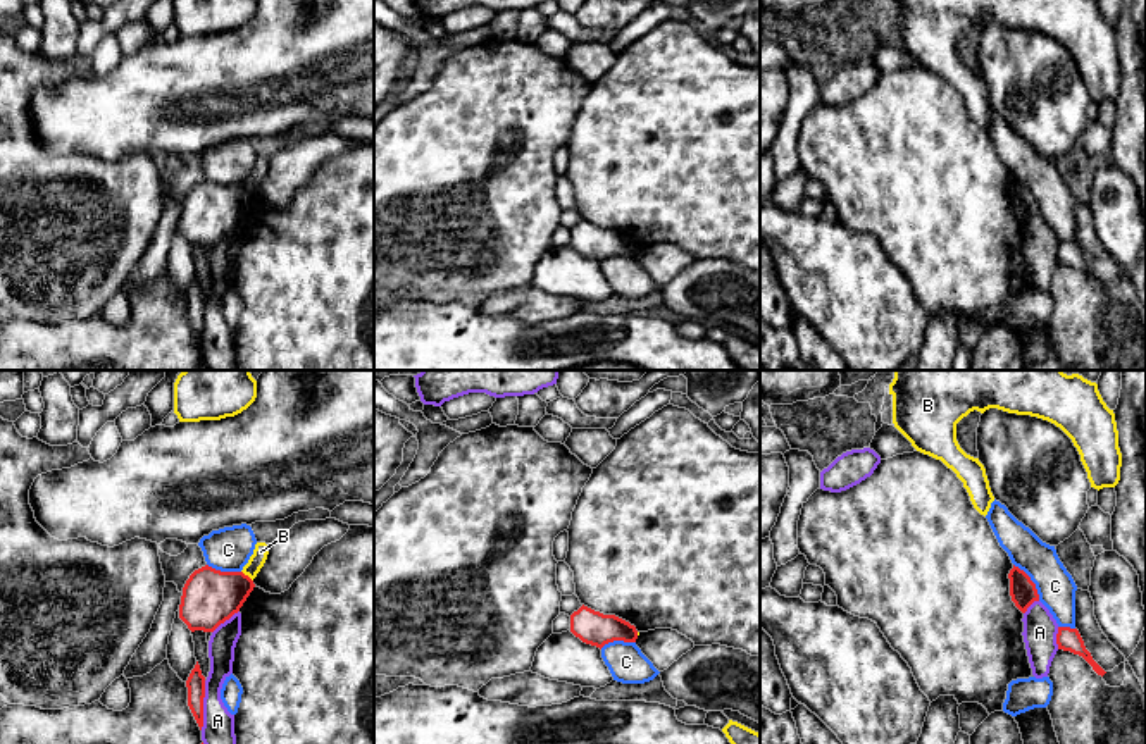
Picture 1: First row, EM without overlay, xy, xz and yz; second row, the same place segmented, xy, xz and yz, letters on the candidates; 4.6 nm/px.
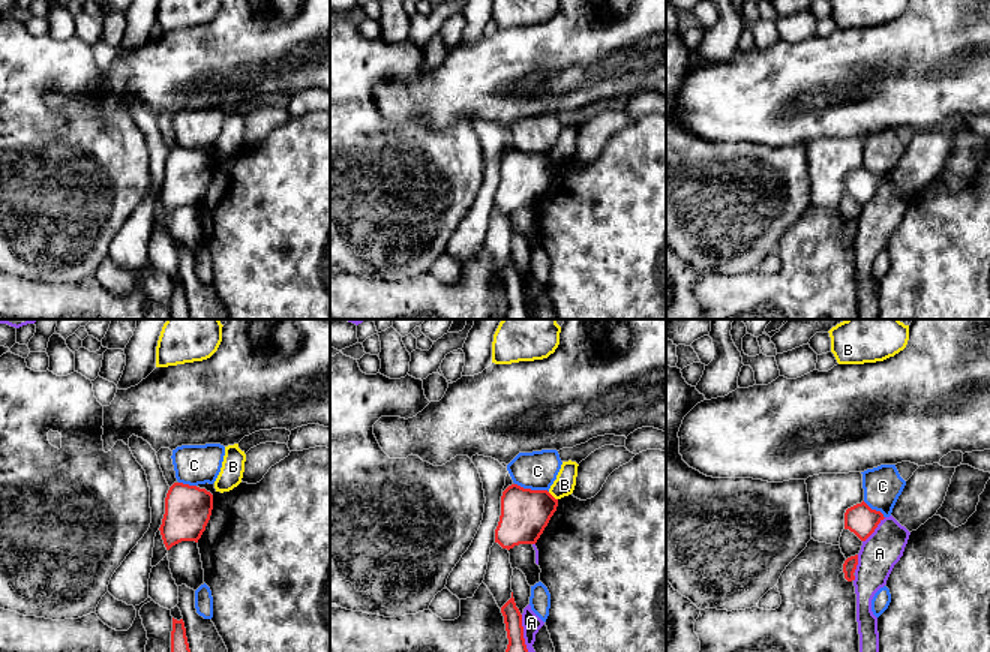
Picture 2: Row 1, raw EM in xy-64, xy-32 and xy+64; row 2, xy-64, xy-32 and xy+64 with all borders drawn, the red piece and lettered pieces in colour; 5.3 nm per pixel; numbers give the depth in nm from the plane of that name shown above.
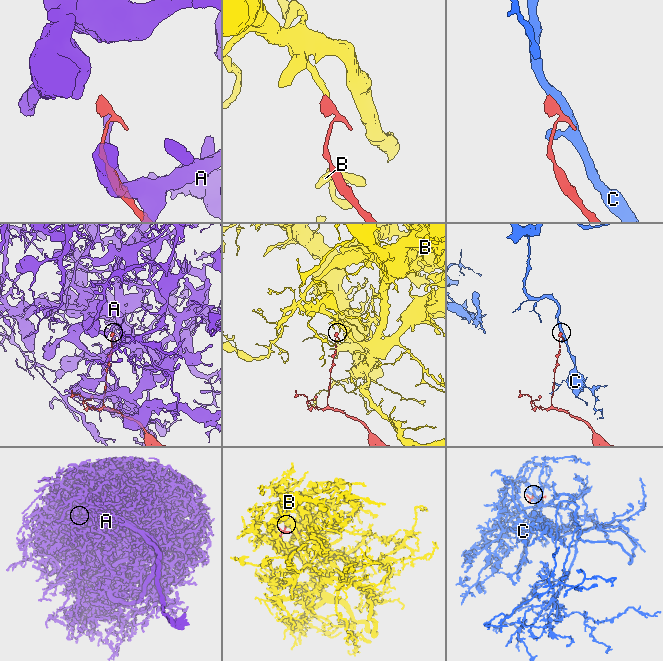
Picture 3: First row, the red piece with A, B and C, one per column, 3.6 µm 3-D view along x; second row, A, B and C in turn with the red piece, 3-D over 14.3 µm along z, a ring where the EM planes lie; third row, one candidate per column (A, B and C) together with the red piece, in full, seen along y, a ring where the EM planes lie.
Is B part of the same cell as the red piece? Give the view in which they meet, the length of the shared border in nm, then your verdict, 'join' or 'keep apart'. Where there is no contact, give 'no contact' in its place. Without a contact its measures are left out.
meets red in xy; contact 80 nm long; keep apart

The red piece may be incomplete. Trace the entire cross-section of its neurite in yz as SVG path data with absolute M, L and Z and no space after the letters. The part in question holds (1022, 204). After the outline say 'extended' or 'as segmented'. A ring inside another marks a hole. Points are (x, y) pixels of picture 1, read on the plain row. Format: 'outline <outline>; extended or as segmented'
outline M1015 179L1010 184L1008 193L1012 215L1022 227L1025 227L1034 215L1039 215L1036 198L1024 184Z; as segmented

